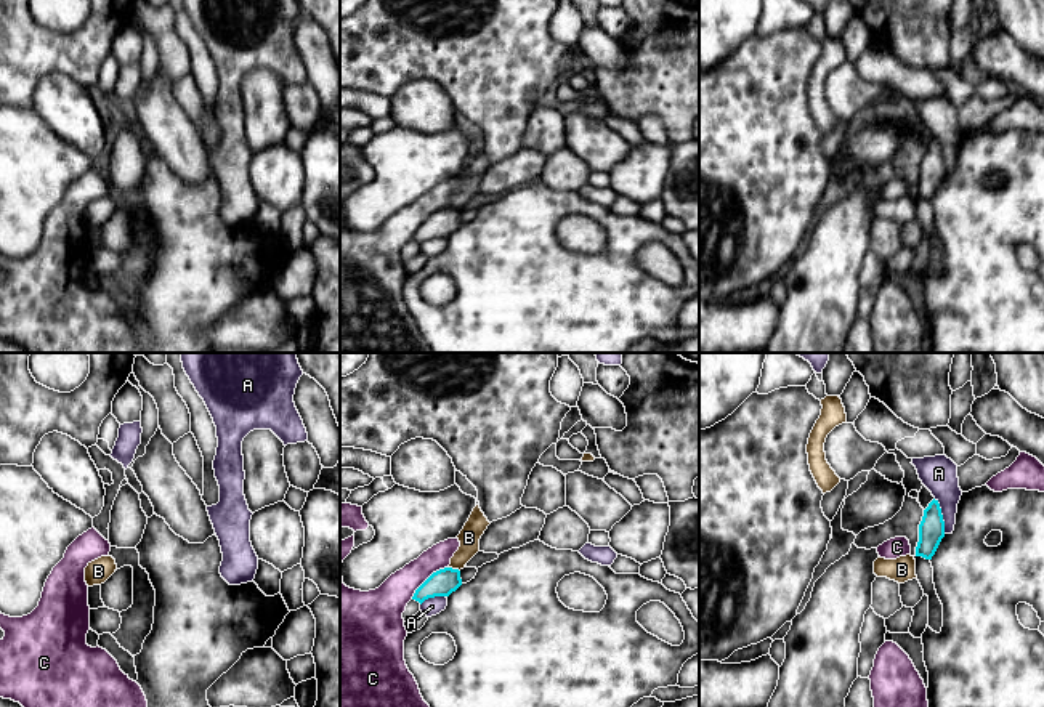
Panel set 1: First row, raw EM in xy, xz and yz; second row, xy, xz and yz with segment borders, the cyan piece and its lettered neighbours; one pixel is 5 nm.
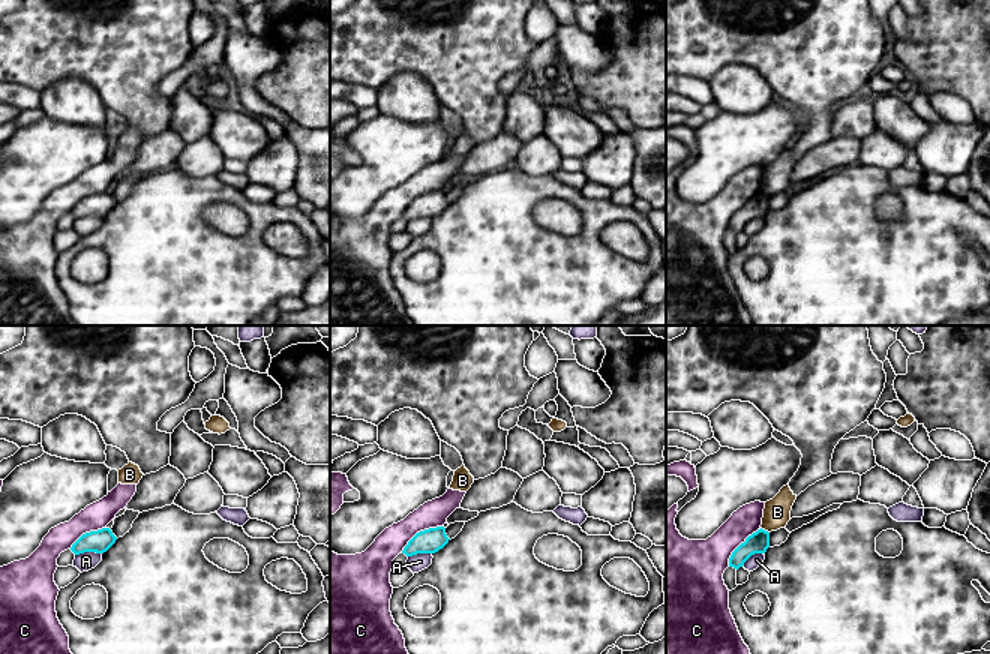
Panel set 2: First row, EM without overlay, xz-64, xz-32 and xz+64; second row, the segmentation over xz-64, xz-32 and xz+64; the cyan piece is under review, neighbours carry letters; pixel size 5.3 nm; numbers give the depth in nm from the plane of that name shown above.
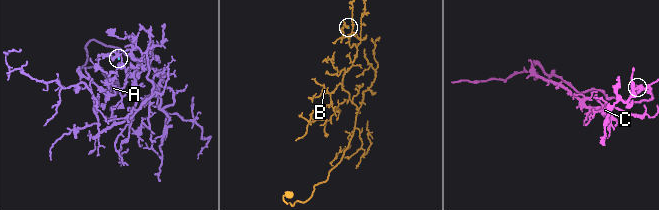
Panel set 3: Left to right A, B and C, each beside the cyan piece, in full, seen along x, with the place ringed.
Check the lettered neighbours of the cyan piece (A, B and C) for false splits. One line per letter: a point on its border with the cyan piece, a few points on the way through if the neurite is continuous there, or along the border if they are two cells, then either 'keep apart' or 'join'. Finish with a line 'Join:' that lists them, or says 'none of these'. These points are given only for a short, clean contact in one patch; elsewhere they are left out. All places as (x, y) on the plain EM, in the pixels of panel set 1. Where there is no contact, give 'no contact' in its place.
A: yz (942, 157) | keep apart
B: xz (454, 210) | along xz (449, 207), (459, 212) | keep apart
C: xz (427, 220) | keep apart
Join: none of these

